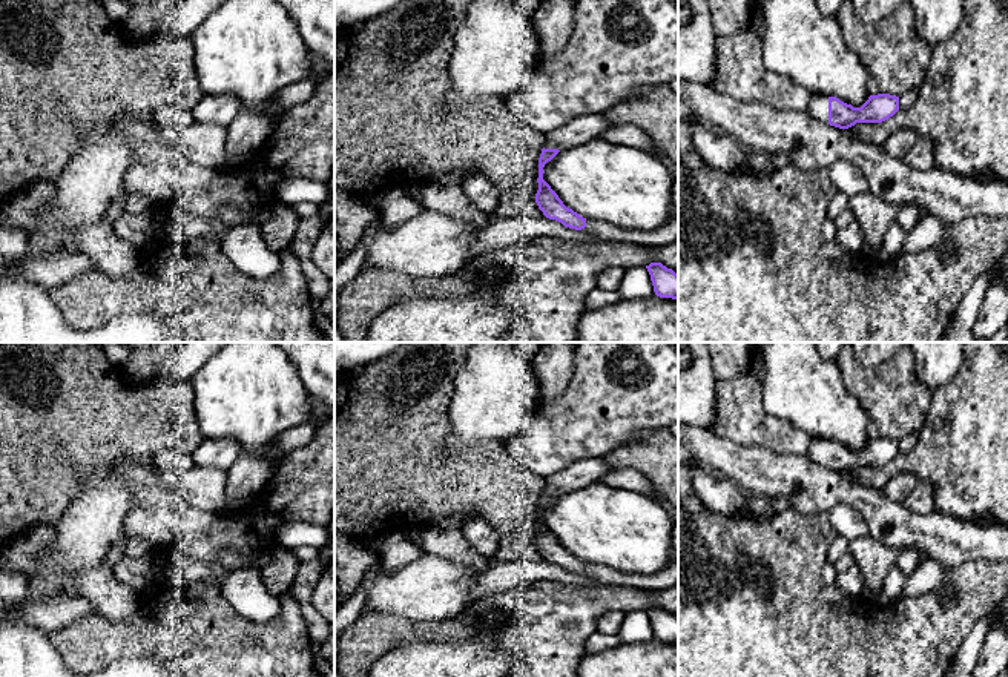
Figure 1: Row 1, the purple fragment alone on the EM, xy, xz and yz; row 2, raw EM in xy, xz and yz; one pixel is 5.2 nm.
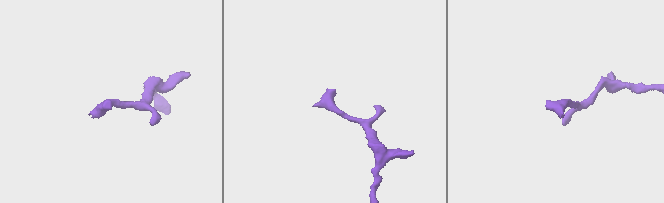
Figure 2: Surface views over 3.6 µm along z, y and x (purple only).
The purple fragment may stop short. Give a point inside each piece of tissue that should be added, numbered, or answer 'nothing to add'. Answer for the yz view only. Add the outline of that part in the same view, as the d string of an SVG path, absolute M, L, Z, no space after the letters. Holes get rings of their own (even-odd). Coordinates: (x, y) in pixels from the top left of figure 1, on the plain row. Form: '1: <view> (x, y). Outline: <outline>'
1: yz (818, 452). Outline: M813 439L809 450L807 457L825 468L828 468L828 439Z

